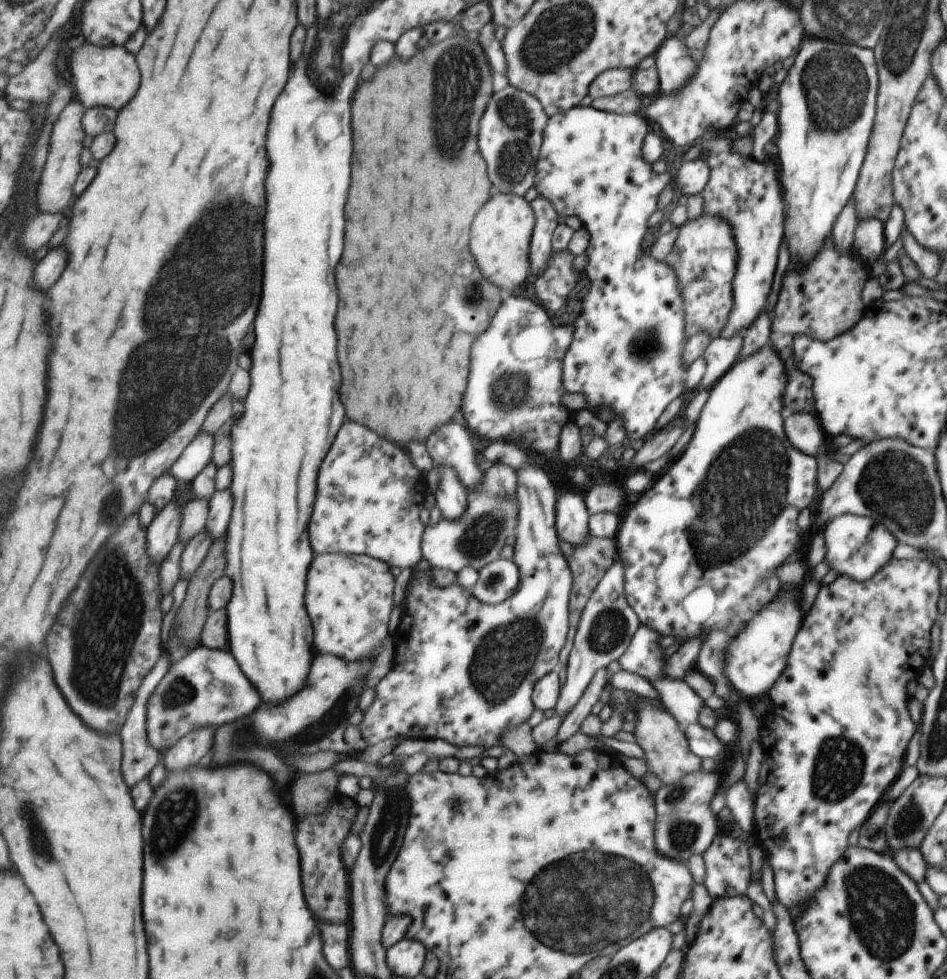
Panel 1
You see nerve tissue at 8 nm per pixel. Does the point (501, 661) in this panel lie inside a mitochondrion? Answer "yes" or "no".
yes

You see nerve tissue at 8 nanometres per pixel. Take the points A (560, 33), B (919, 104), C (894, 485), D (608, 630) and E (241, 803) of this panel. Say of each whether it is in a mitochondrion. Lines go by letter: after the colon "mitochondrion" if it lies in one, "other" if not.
A: mitochondrion
B: other
C: mitochondrion
D: mitochondrion
E: other

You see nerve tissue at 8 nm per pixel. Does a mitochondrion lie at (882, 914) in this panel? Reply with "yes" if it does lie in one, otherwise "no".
yes

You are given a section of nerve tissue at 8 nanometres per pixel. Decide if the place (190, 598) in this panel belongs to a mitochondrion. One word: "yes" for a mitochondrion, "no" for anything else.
no

